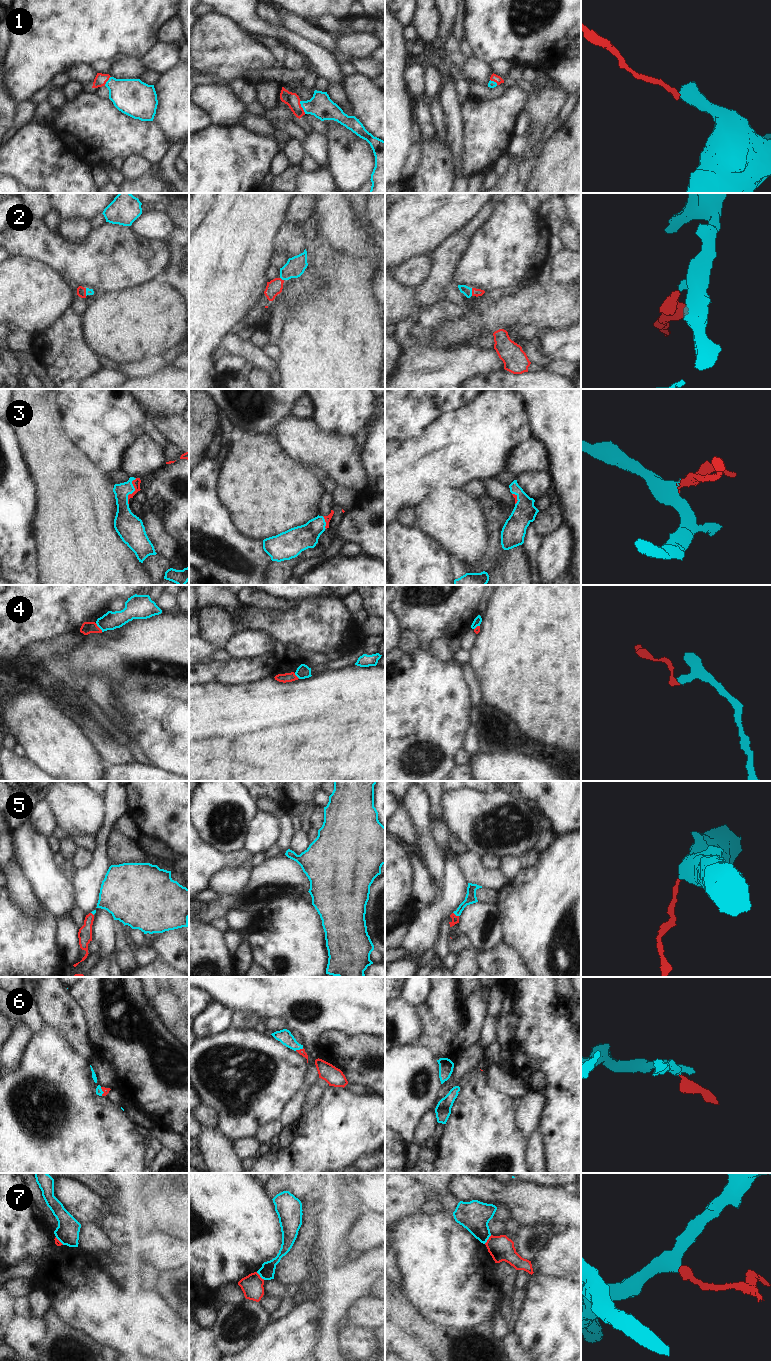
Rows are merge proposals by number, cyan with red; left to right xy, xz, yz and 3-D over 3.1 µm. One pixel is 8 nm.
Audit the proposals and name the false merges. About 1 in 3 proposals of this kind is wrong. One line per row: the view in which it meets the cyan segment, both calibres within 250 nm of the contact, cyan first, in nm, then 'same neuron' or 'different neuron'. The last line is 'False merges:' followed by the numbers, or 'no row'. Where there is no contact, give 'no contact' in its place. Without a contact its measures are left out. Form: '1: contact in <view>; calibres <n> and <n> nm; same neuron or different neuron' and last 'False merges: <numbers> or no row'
1: contact in xz; calibres 190 and 110 nm; same neuron
2: contact in yz; calibres 80 and 60 nm; same neuron
3: contact in xy; calibres 180 and 60 nm; same neuron
4: contact in xy; calibres 140 and 100 nm; different neuron
5: contact in yz; calibres 90 and 60 nm; same neuron
6: contact in xz; calibres 110 and 50 nm; same neuron
7: contact in xz; calibres 120 and 180 nm; different neuron
False merges: 4, 7

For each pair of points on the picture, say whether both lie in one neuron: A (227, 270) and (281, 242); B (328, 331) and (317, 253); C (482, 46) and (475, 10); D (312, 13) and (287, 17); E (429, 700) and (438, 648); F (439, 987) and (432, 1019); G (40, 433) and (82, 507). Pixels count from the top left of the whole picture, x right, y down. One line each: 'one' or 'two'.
A: two
B: one
C: one
D: two
E: two
F: one
G: one

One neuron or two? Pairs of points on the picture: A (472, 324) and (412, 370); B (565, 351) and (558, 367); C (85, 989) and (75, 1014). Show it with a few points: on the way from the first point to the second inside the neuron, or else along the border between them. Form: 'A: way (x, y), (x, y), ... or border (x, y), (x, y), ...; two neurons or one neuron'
A: border (430, 335), (432, 344), (442, 347), (465, 346); two neurons
B: border (550, 359), (564, 359), (570, 363); two neurons
C: border (67, 989), (67, 992), (82, 1010), (87, 1027); two neurons

